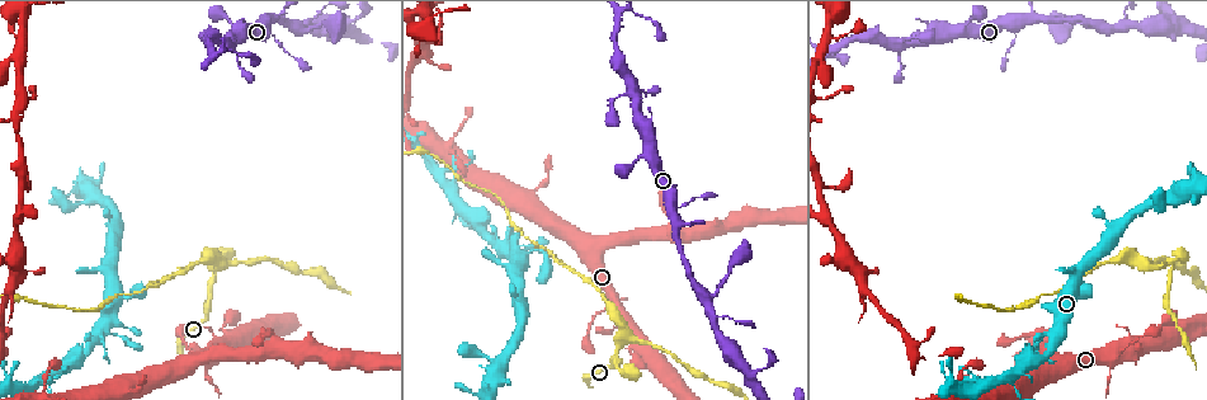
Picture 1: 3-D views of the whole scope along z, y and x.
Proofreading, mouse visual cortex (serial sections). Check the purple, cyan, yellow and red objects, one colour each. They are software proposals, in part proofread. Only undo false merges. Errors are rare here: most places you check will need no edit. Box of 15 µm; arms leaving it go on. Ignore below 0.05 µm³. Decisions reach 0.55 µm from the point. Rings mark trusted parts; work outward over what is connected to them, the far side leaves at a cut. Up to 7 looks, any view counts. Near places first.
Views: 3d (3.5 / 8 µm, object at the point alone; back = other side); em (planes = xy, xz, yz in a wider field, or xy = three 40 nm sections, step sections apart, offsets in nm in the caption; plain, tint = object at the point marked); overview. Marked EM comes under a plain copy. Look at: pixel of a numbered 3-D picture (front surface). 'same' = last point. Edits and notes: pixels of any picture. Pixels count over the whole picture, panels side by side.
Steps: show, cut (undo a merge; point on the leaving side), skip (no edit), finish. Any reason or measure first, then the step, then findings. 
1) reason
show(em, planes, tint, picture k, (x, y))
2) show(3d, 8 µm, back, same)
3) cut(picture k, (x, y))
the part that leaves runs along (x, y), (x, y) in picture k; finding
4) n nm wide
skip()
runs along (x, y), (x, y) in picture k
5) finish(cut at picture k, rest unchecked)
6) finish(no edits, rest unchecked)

abrupt turn
show(3d, 3.5 µm, picture 1, (214, 272))

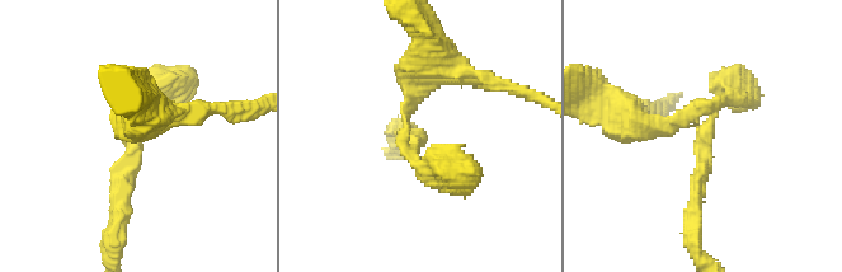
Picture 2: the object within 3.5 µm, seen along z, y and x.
3 arms; arms of 200, 250, 300 nm
show(em, planes, tint, picture 2, (413, 139))

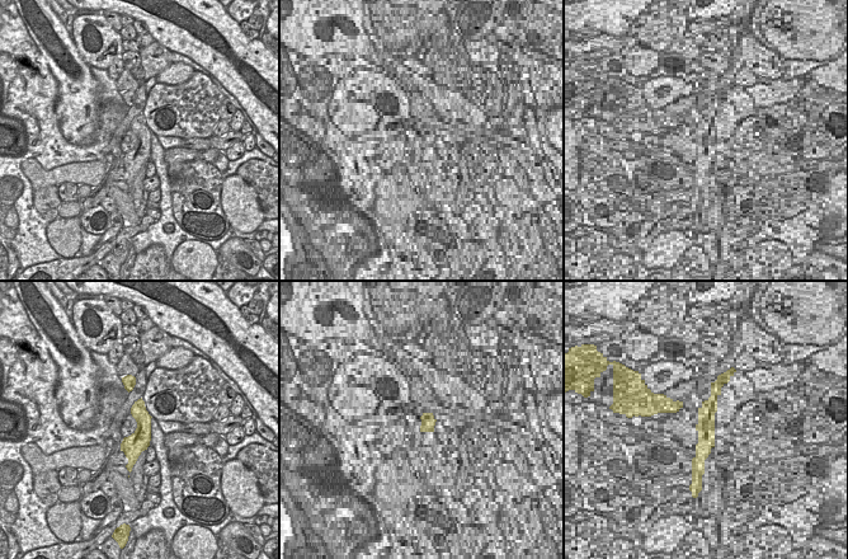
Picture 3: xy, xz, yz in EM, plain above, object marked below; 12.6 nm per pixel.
cut(picture 2, (438, 160))
the part that leaves runs along (408, 129), (428, 32) in picture 2; two cells meet here

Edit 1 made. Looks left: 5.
abrupt turn
show(3d, 3.5 µm, picture 1, (489, 387))

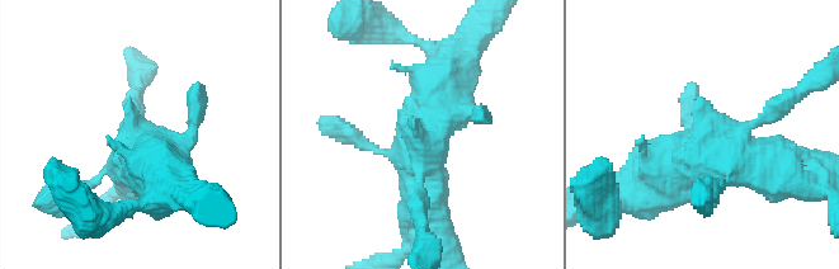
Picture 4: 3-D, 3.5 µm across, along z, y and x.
now the EM
show(em, planes, tint, picture 4, (709, 136))

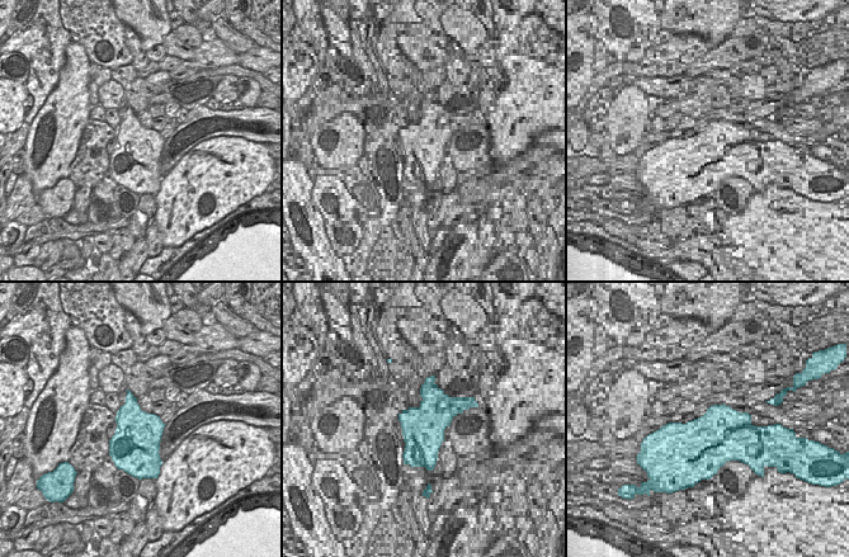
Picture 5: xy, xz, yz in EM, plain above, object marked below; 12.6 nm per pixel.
skip()
runs along (656, 171), (711, 159), (702, 97) in picture 4; all the same cell

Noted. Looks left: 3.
abrupt turn
show(3d, 3.5 µm, picture 1, (1135, 357))

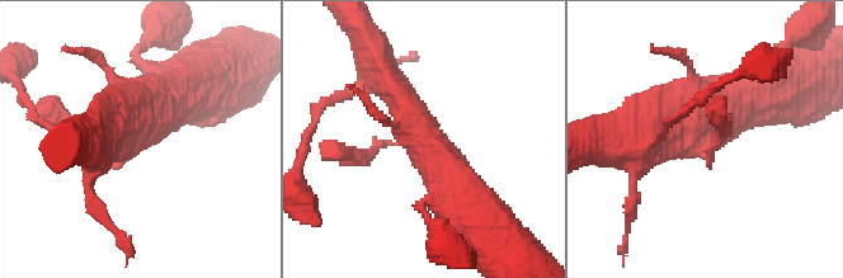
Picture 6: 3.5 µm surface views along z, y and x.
skip()
runs along (386, 83), (418, 137), (378, 144), (359, 158) in picture 6; continuous, no second cell

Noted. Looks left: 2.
finish(cut at picture 2, rest unchecked)

